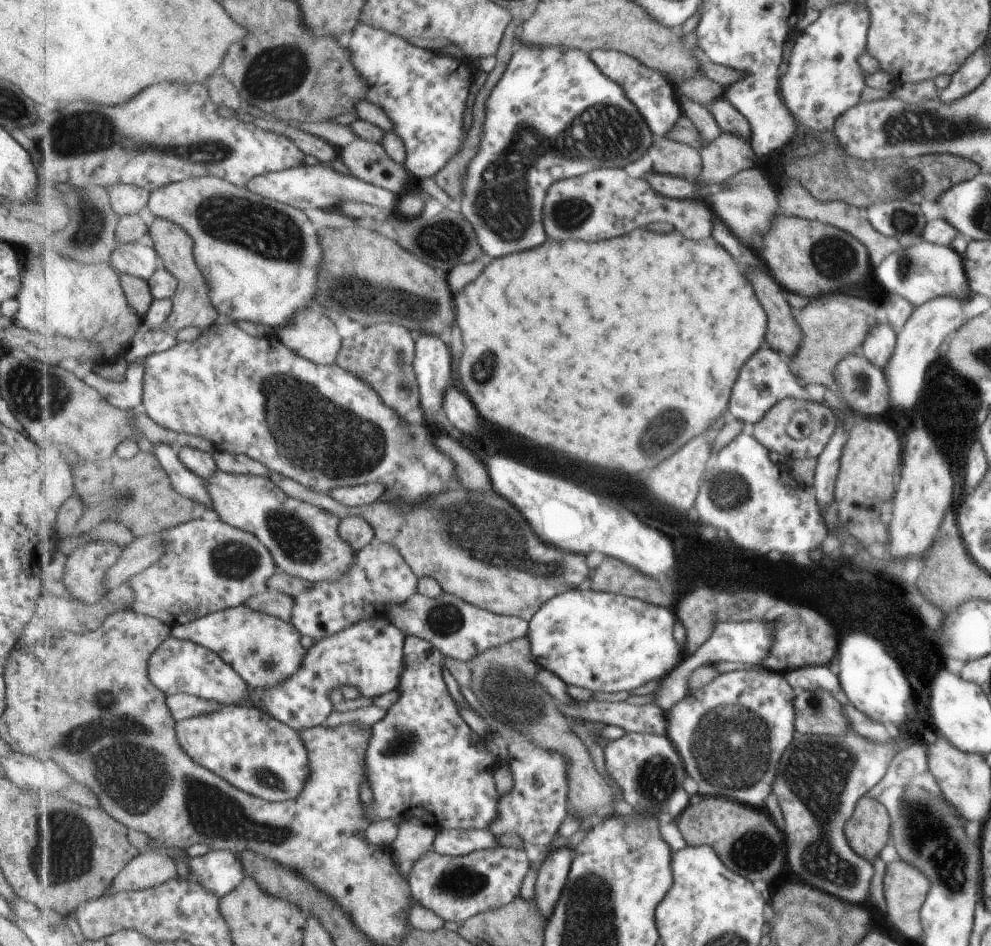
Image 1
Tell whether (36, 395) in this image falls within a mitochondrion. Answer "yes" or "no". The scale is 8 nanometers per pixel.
yes

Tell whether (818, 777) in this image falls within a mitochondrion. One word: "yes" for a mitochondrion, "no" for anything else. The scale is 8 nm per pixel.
yes

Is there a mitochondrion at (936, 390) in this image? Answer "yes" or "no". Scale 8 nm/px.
no

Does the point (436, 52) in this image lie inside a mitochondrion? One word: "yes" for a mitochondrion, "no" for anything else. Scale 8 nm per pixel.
no

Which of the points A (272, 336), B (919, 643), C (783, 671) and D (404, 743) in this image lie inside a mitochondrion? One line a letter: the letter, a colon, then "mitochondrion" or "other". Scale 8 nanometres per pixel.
A: other
B: other
C: other
D: mitochondrion

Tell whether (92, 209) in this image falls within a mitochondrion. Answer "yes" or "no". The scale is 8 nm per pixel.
yes

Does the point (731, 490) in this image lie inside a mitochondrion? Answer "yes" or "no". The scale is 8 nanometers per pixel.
yes

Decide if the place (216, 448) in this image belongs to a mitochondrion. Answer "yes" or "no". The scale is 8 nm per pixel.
no

